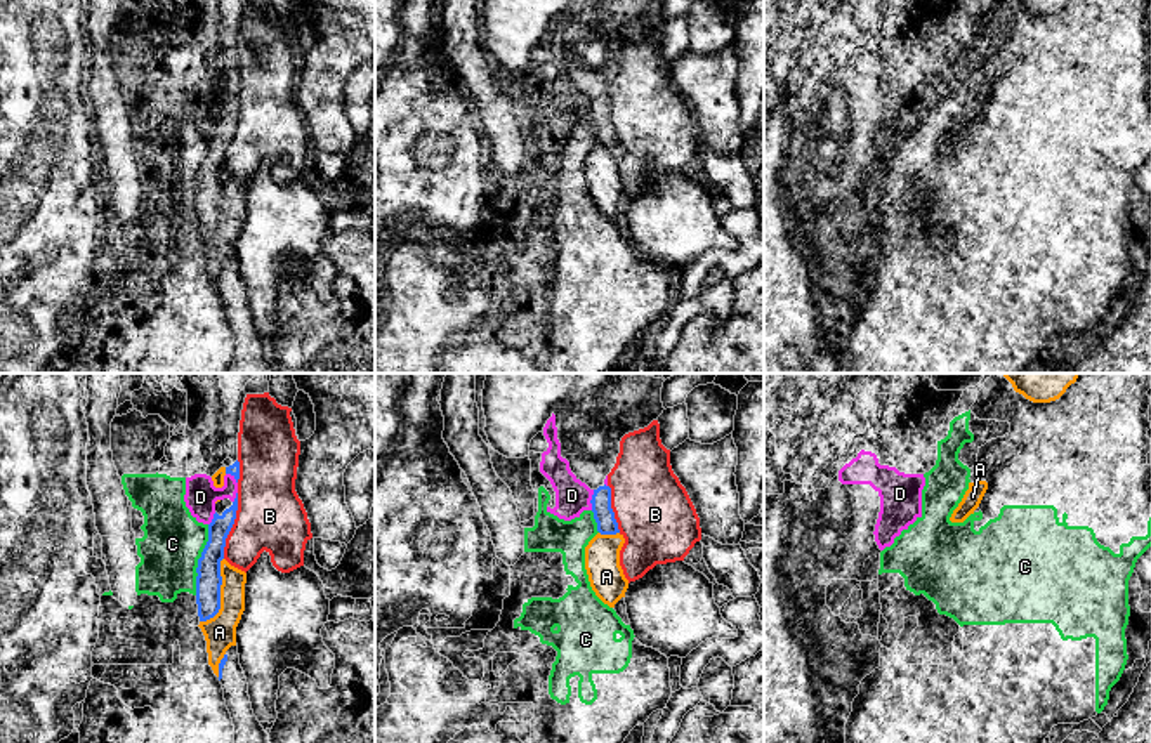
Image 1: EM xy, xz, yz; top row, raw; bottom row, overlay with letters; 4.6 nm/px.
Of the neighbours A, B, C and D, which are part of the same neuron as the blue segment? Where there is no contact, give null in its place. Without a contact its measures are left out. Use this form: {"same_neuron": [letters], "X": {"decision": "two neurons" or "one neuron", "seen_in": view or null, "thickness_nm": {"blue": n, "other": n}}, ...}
{"same_neuron": ["D"], "A": {"decision": "two neurons", "seen_in": "xy", "thickness_nm": {"blue": 120, "other": 150}}, "B": {"decision": "two neurons", "seen_in": "xy", "thickness_nm": {"blue": 110, "other": 320}}, "C": {"decision": "two neurons", "seen_in": "xy", "thickness_nm": {"blue": 120, "other": 280}}, "D": {"decision": "one neuron", "seen_in": "xz", "thickness_nm": {"blue": 100, "other": 160}}}

